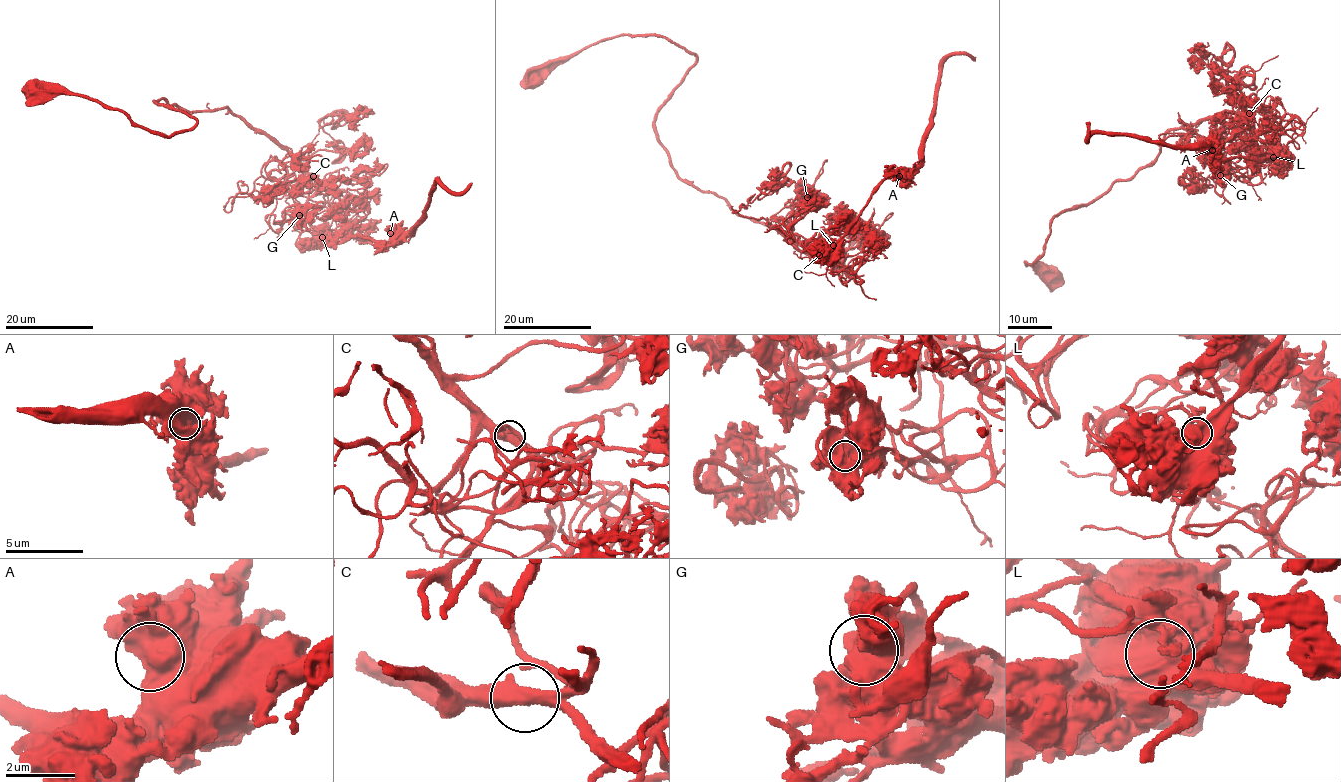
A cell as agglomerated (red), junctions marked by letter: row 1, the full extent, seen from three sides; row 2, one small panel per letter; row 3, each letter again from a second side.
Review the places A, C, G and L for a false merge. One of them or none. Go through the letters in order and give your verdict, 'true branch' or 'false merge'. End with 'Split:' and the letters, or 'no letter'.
A: true branch
C: true branch
G: true branch
L: false merge
Split: L

